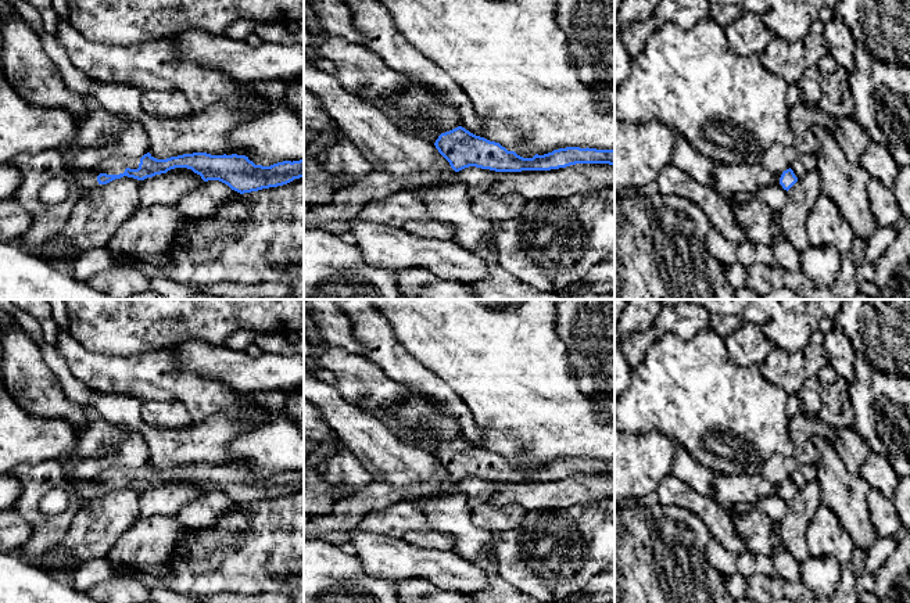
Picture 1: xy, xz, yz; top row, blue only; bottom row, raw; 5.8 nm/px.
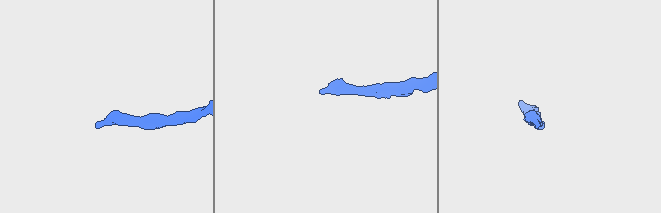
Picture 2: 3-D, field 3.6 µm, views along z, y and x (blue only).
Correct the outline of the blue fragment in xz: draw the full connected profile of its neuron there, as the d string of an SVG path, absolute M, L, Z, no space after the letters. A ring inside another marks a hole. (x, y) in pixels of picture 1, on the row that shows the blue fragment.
M462 126L441 133L434 146L455 172L469 166L495 172L551 171L576 164L615 166L615 150L566 147L544 155L523 158L499 143L476 136Z

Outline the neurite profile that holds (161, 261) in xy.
M160 252L160 254L151 254L151 255L125 255L125 254L118 254L114 255L114 265L123 265L129 266L129 263L133 262L133 268L139 266L157 266L158 269L165 269L166 266L171 266L173 263L172 258L169 258L166 254Z

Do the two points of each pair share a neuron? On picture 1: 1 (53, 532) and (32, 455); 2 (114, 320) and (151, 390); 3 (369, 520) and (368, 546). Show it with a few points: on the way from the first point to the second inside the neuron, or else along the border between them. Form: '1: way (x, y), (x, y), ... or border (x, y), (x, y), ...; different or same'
1: border (61, 459), (20, 463), (14, 470); different
2: border (164, 347), (129, 355), (100, 352); different
3: border (357, 527), (365, 532), (387, 534), (401, 539); different

